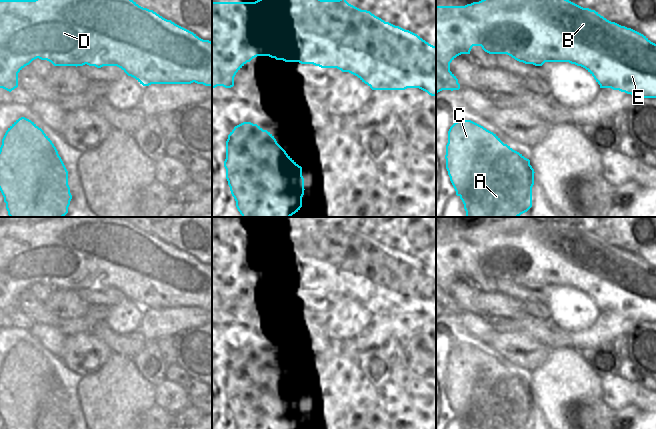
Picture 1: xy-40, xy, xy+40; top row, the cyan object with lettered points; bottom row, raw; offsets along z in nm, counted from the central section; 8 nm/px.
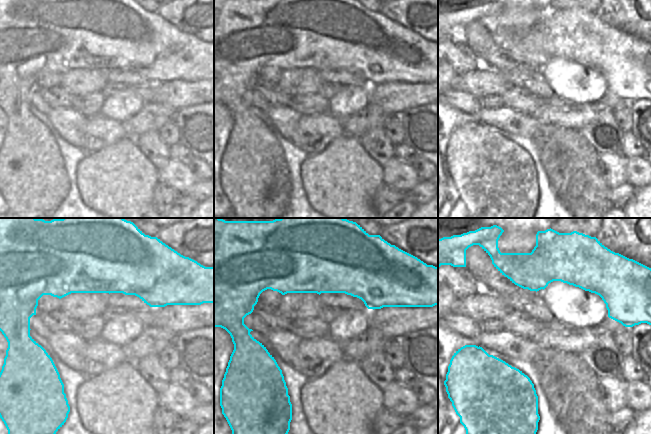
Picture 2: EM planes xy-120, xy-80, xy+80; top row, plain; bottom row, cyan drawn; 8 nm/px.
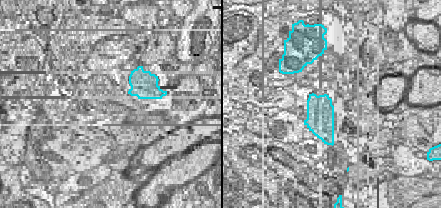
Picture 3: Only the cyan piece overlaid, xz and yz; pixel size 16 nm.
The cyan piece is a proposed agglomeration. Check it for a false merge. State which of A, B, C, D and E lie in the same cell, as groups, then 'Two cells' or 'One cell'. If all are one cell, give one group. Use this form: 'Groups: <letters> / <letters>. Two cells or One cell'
Groups: A / B C D E. Two cells.

